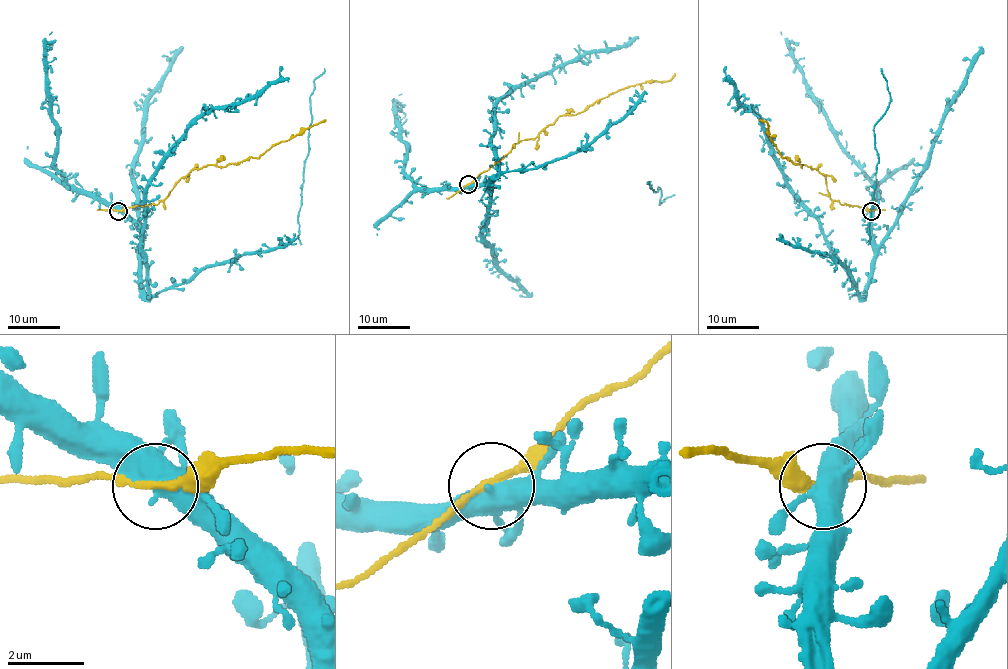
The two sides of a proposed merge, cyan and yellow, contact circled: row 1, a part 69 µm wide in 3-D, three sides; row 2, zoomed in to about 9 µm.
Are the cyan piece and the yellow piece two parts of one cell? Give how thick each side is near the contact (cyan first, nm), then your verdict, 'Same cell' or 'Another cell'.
Thickness 480 nm (cyan) against 160 nm. Another cell

